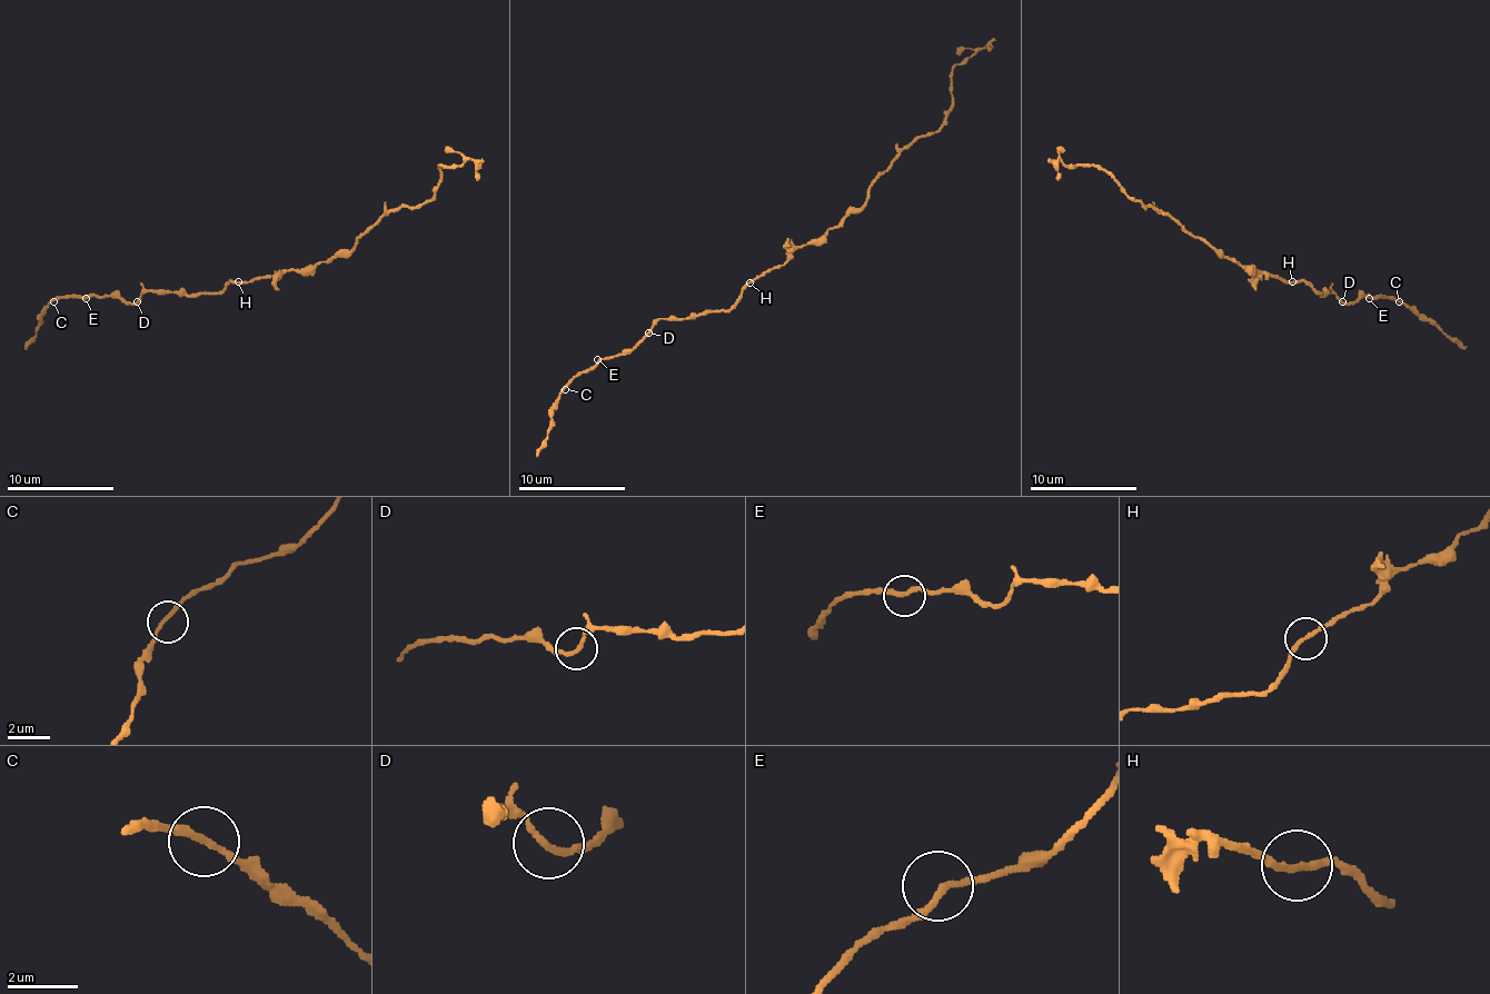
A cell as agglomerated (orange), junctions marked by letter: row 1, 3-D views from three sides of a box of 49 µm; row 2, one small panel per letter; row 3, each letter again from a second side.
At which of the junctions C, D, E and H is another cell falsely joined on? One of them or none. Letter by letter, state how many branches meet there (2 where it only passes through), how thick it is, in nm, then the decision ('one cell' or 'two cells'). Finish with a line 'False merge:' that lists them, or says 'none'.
C: branches 2; calibre 190 nm; one cell
D: branches 2; calibre 170 nm; one cell
E: branches 2; calibre 200 nm; one cell
H: branches 2; calibre 190 nm; two cells
False merge: H

